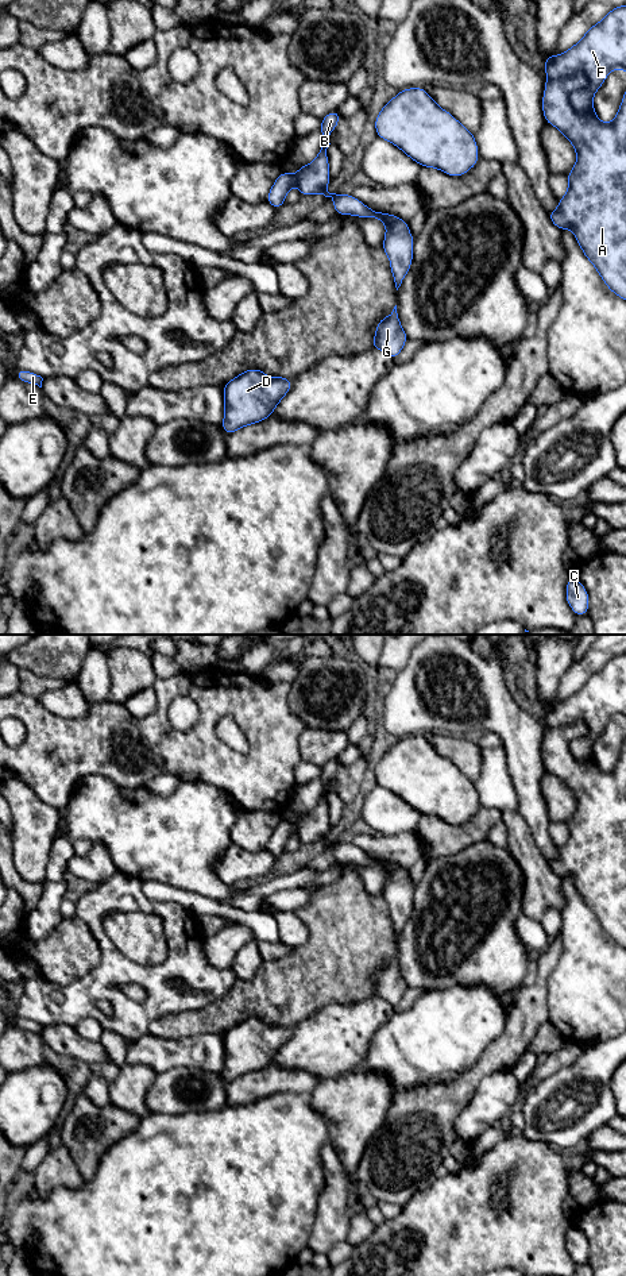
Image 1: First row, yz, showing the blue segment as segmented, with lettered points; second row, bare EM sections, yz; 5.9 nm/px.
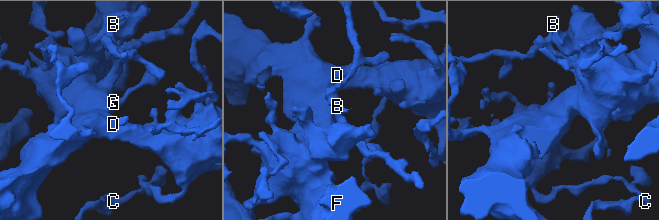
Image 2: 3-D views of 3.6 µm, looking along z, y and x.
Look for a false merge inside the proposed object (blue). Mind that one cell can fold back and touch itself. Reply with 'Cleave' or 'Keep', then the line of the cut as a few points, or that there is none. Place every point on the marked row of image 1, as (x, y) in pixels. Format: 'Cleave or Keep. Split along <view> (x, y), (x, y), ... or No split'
Keep. No split

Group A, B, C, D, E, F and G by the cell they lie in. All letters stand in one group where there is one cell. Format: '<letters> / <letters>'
A B C D E F G

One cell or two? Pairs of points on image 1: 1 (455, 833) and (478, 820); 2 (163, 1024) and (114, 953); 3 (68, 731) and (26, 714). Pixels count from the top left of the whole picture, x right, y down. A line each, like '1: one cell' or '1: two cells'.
1: one cell
2: two cells
3: one cell

